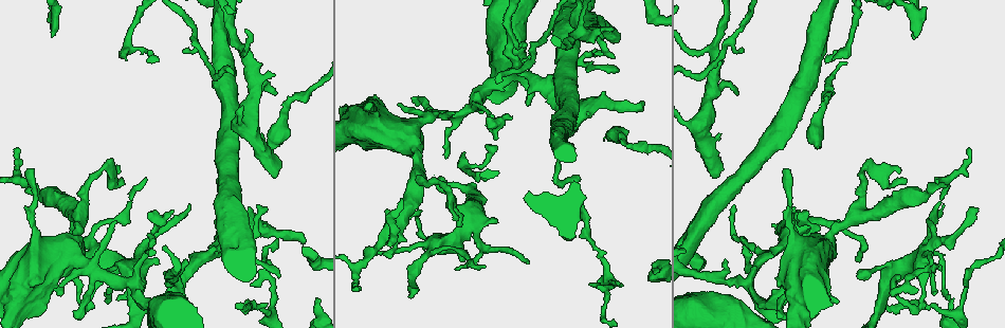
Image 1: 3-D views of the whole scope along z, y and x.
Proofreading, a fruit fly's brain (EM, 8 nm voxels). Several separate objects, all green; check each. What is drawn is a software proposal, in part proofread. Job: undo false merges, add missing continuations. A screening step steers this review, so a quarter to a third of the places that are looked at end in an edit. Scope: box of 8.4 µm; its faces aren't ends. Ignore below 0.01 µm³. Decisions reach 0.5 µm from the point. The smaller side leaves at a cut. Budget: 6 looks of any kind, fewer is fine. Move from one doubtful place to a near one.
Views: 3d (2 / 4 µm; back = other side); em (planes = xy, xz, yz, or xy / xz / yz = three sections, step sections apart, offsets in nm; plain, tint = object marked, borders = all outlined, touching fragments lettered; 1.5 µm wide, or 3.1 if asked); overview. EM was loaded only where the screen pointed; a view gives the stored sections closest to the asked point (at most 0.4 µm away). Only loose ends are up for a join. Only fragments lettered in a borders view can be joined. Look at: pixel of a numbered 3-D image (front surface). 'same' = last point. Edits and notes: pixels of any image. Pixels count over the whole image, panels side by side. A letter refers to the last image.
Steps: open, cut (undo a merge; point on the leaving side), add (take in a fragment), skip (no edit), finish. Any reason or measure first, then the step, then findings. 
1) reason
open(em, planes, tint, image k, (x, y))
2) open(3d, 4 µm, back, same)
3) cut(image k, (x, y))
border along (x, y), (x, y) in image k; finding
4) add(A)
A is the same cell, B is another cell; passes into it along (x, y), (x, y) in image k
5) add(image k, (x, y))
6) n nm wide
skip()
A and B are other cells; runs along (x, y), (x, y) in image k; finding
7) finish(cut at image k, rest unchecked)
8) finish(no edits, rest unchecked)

branch stops here
open(em, xz, step 8, borders, image 1, (912, 38))

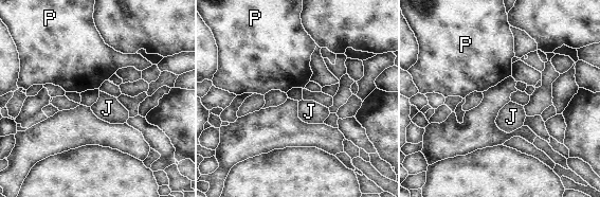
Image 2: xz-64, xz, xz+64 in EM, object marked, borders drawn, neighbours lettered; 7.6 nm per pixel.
another direction
open(em, planes, borders, same)

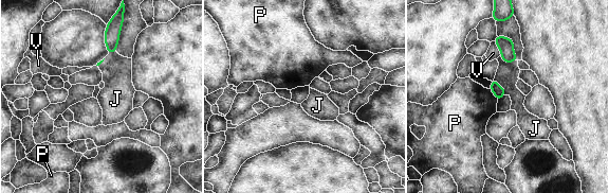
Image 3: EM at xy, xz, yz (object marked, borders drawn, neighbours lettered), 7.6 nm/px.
skip()
J, P and V are other cells; border along (490, 89), (497, 100) in image 3; none of them fits

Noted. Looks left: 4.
free end
open(em, xz, step 4, borders, image 1, (742, 52))

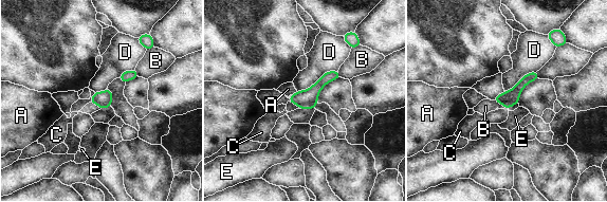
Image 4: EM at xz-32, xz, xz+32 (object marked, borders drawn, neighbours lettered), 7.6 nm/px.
120 nm wide
skip()
A, B, C, D and E are other cells; runs along (335, 73), (306, 98), (292, 99) in image 4; no lettered fragment goes on from it

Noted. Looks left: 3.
free end
open(3d, 2 µm, back, image 1, (277, 176))

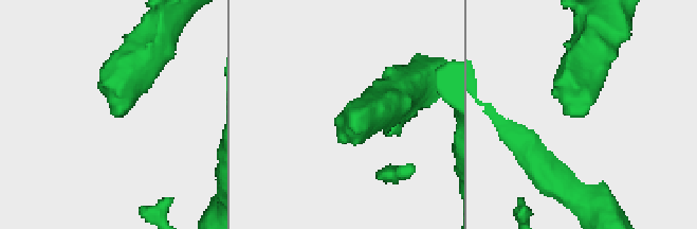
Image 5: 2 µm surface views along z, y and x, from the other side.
shape alone is not enough
open(em, planes, borders, image 5, (571, 115))

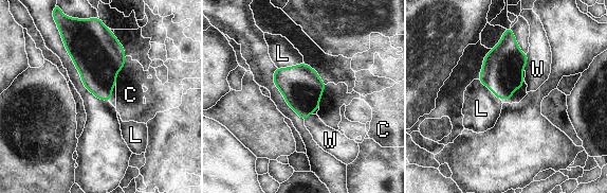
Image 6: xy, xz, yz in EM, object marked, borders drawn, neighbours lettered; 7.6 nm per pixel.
add(C)
C is the same cell, L and W are other cells; passes into it along (98, 56), (121, 69), (130, 94) in image 6; the neuron continues

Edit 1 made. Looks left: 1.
finish(add at image 6, rest unchecked)

